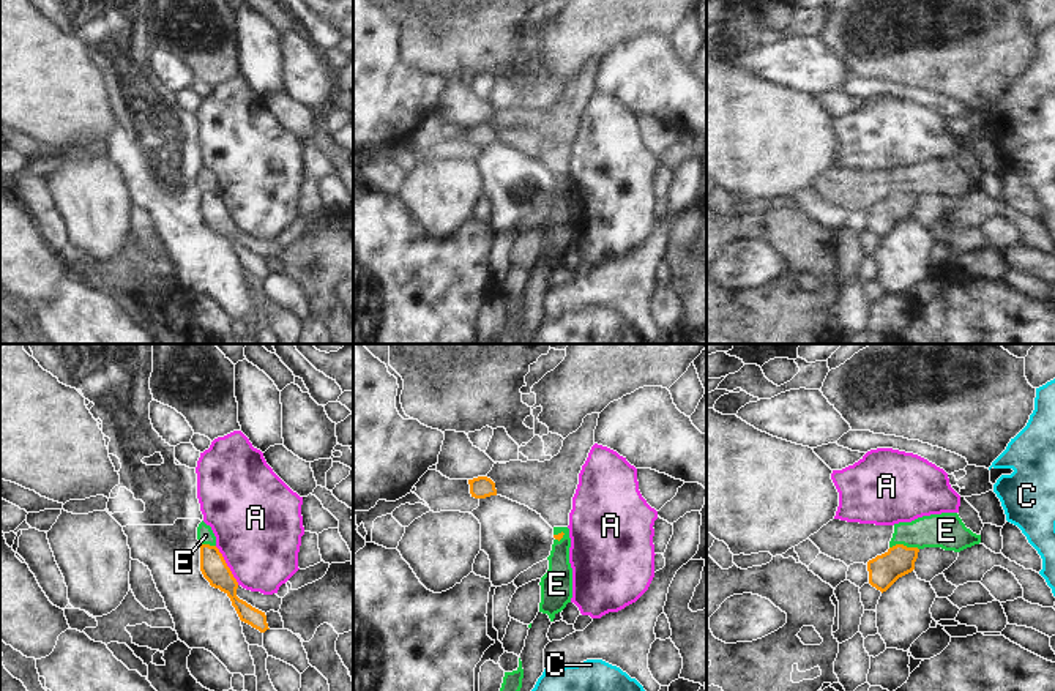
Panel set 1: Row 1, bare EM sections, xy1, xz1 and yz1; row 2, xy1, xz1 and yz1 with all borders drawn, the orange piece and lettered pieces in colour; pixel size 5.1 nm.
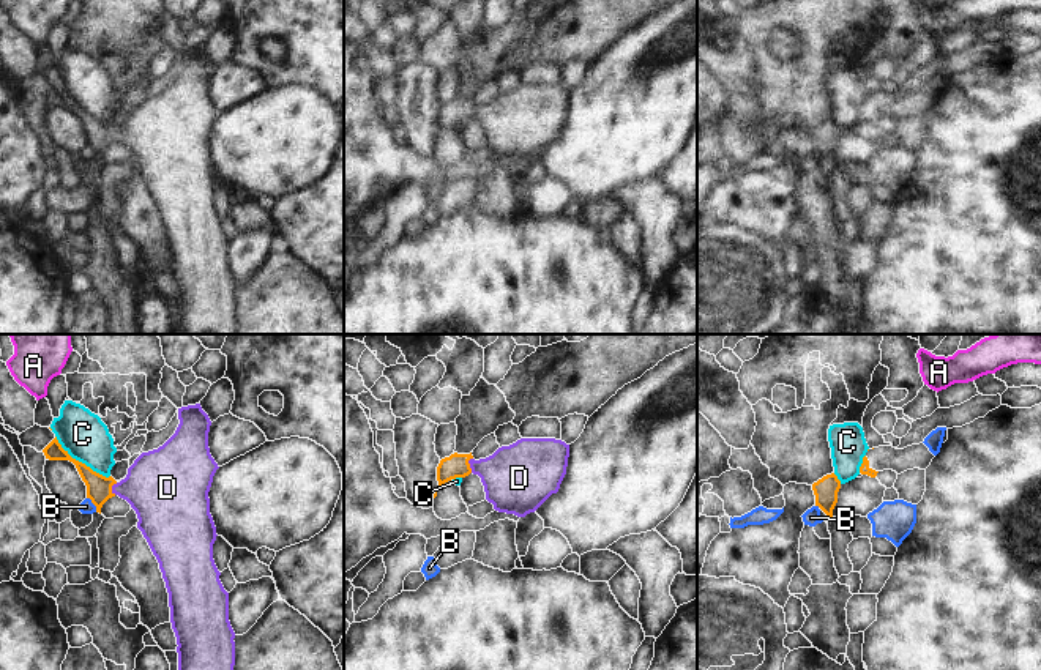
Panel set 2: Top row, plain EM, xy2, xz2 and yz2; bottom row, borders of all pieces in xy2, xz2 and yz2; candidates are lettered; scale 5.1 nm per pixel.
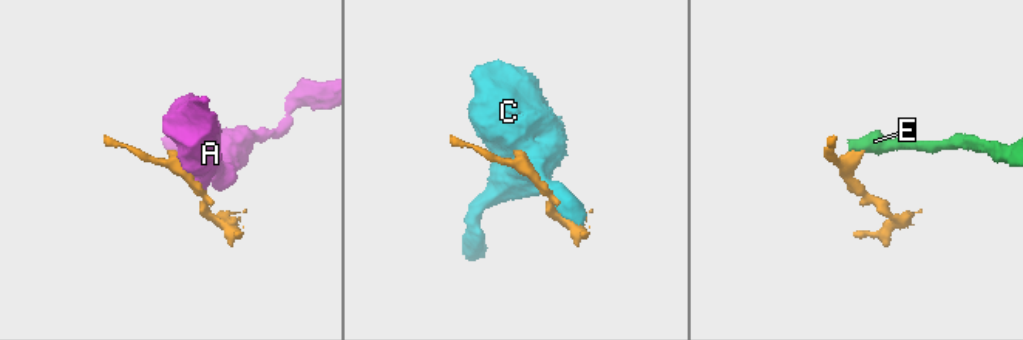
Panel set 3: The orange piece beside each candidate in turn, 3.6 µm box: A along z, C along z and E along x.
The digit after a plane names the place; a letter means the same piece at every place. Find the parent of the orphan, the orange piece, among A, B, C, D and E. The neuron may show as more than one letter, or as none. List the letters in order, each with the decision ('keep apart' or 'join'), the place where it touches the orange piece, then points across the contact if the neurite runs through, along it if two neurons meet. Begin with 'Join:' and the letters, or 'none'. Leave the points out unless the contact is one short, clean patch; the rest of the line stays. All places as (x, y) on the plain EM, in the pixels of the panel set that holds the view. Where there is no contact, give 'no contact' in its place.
Join: D
A: keep apart; contact xy1 (226, 212); border xy1 (215, 193), (238, 231)
B: keep apart; contact xy2 (93, 150); border xy2 (87, 144), (97, 158)
C: keep apart; contact xy2 (81, 109); border xy2 (55, 82), (57, 89), (73, 104), (109, 123)
D: join; contact xz2 (469, 112); way xz2 (456, 112), (469, 112), (516, 125)
E: keep apart; contact yz1 (902, 191); border yz1 (890, 193), (905, 191), (918, 196)

